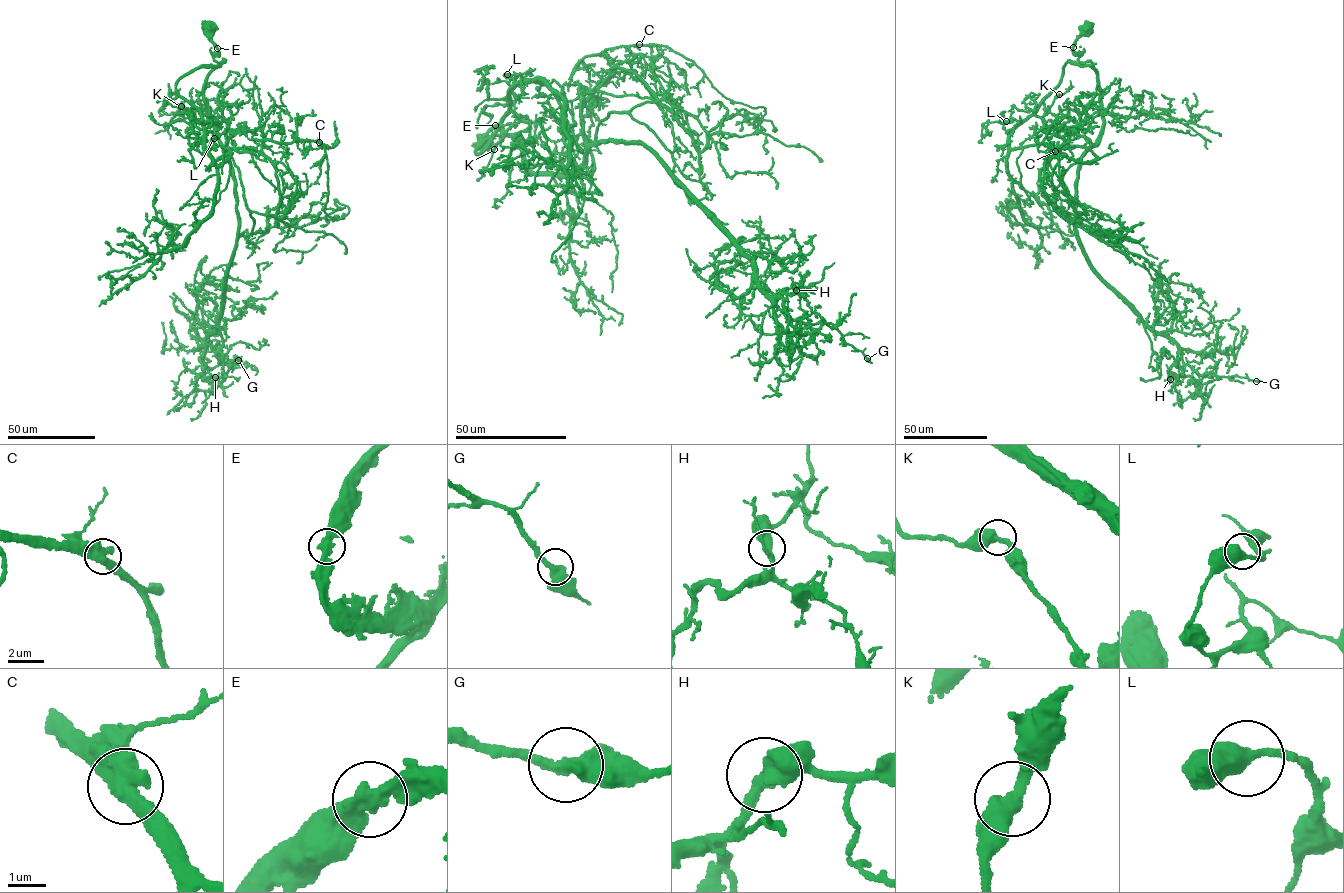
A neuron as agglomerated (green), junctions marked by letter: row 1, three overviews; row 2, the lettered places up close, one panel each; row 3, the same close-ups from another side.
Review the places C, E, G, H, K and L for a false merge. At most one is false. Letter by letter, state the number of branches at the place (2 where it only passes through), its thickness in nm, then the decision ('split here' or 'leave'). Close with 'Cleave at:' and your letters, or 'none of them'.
C: 2 branches meet; 550 nm thick; leave
E: 2 branches meet; 440 nm thick; leave
G: 2 branches meet; 440 nm thick; leave
H: 2 branches meet; 440 nm thick; leave
K: 2 branches meet; 440 nm thick; leave
L: 2 branches meet; 440 nm thick; leave
Cleave at: none of them

